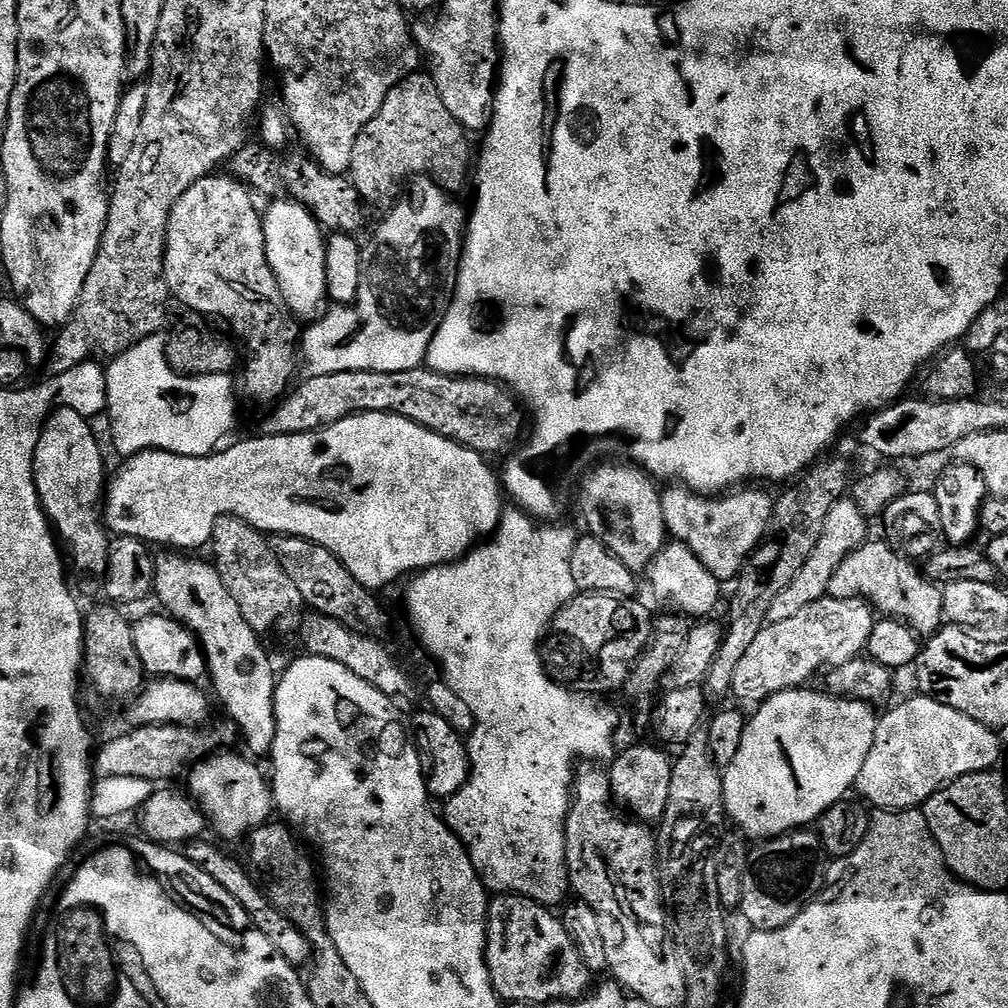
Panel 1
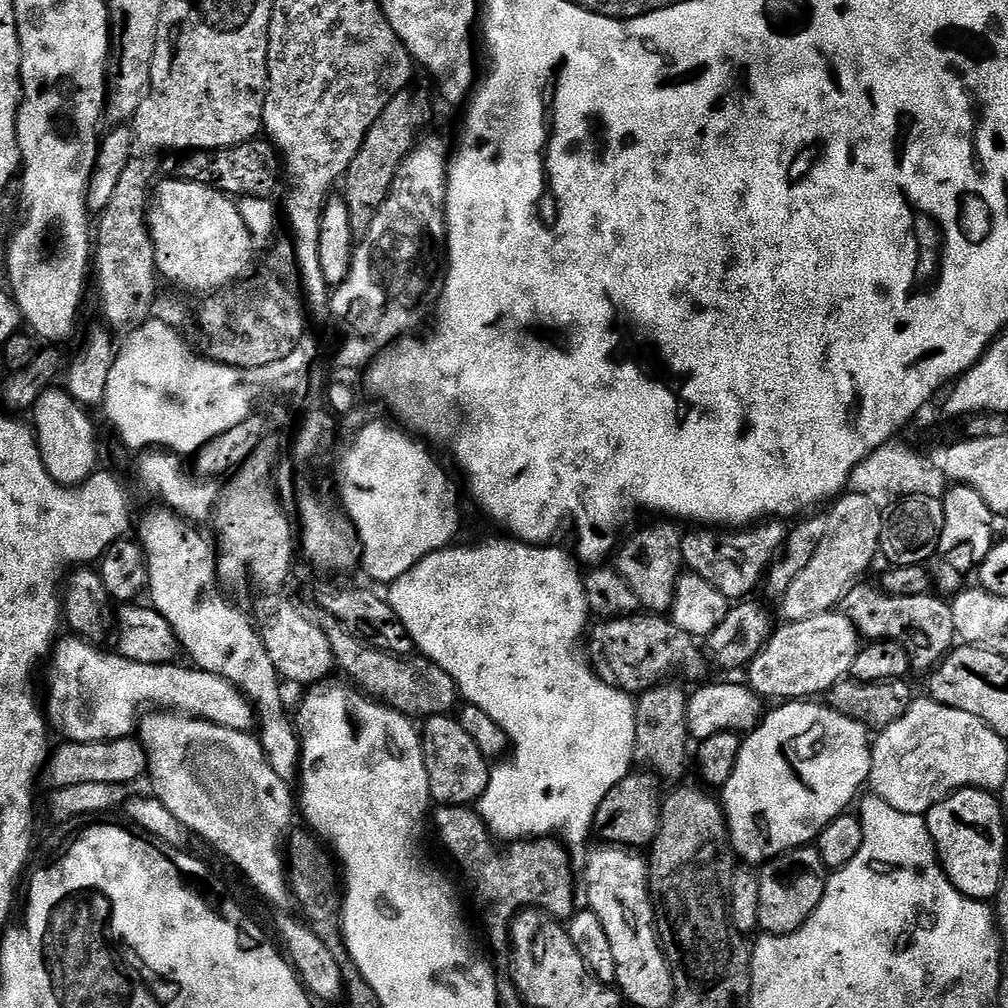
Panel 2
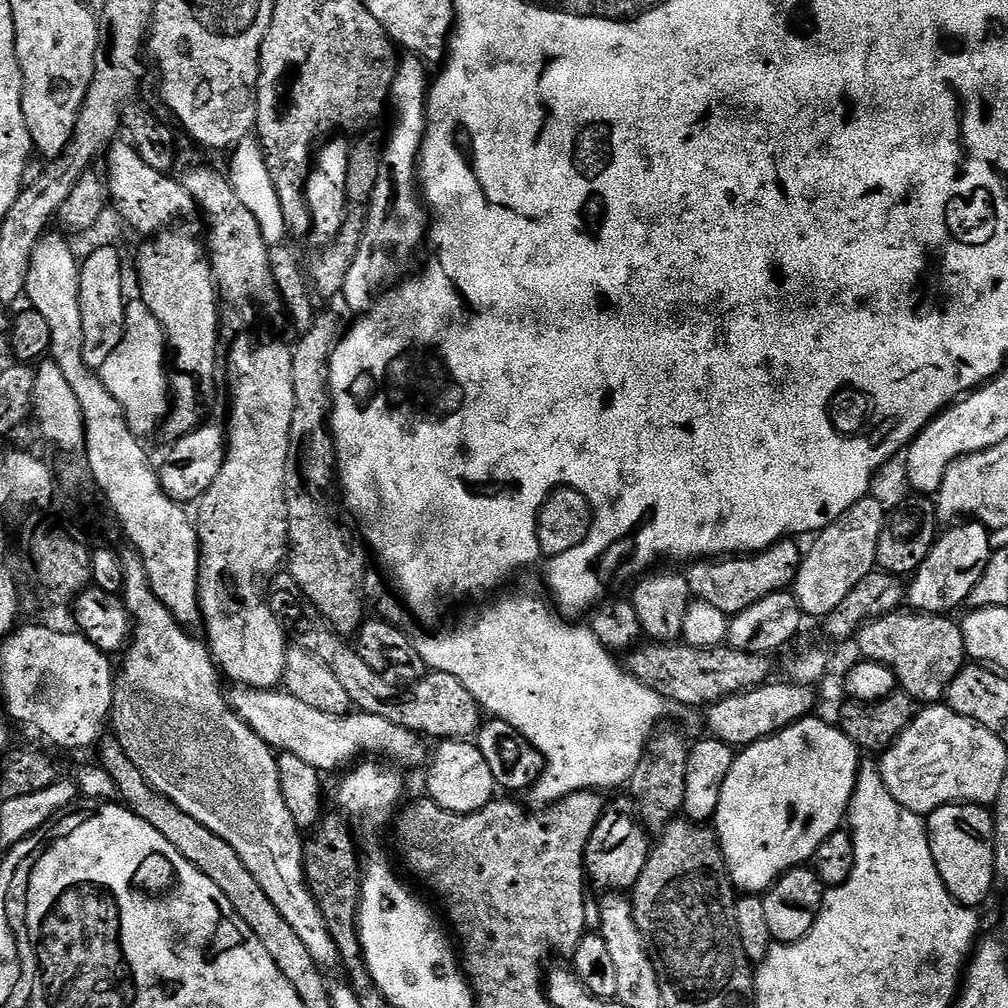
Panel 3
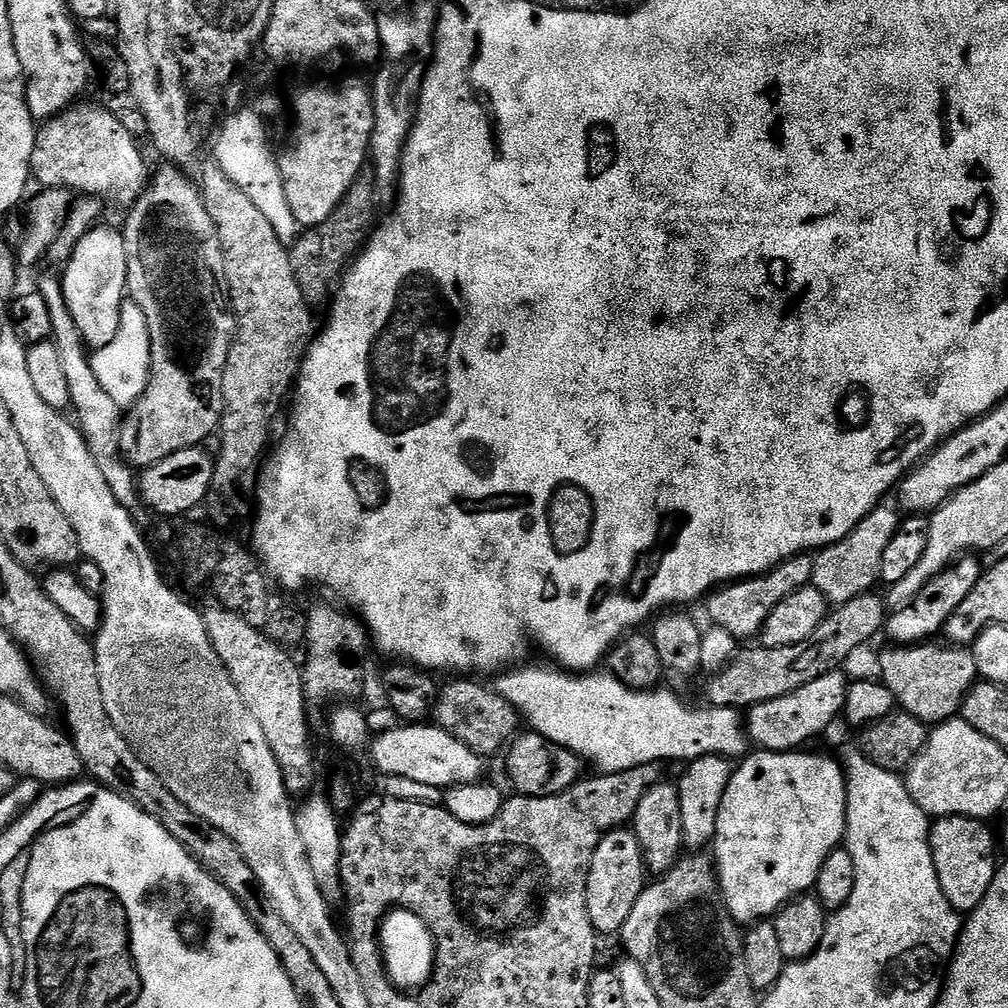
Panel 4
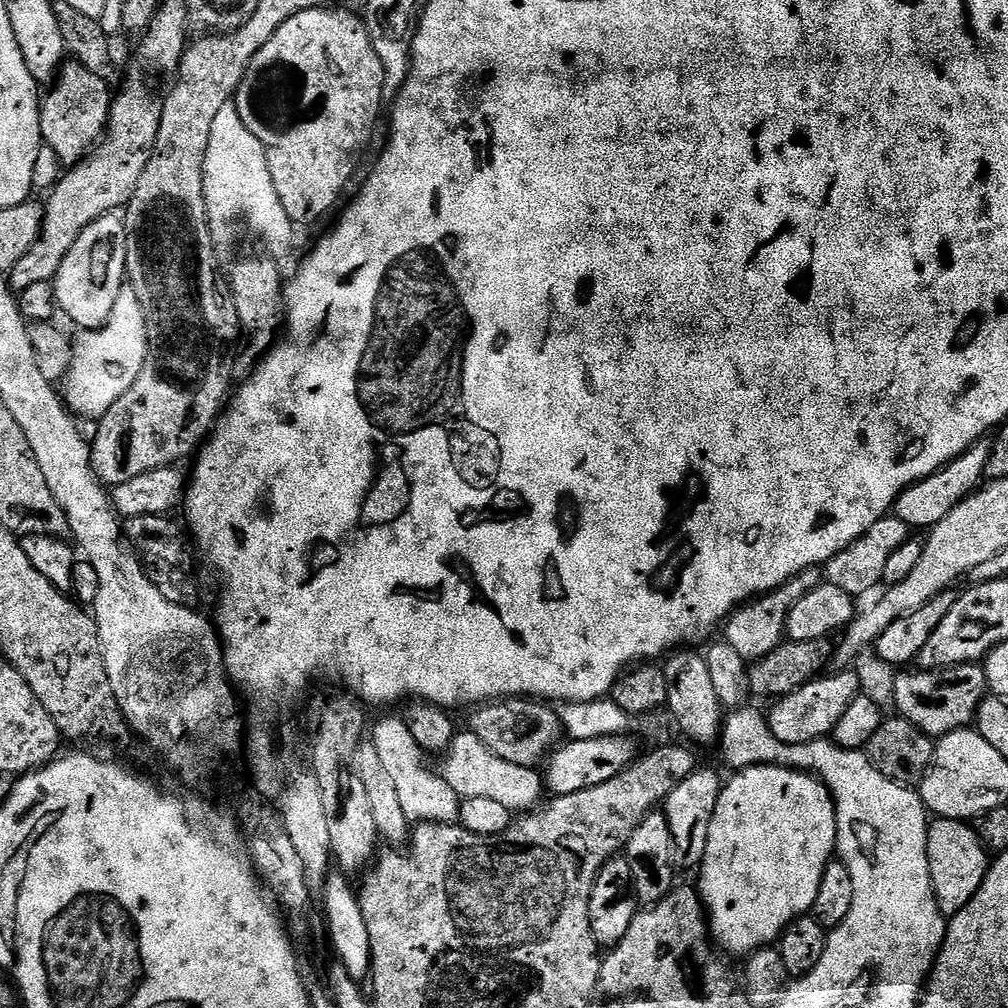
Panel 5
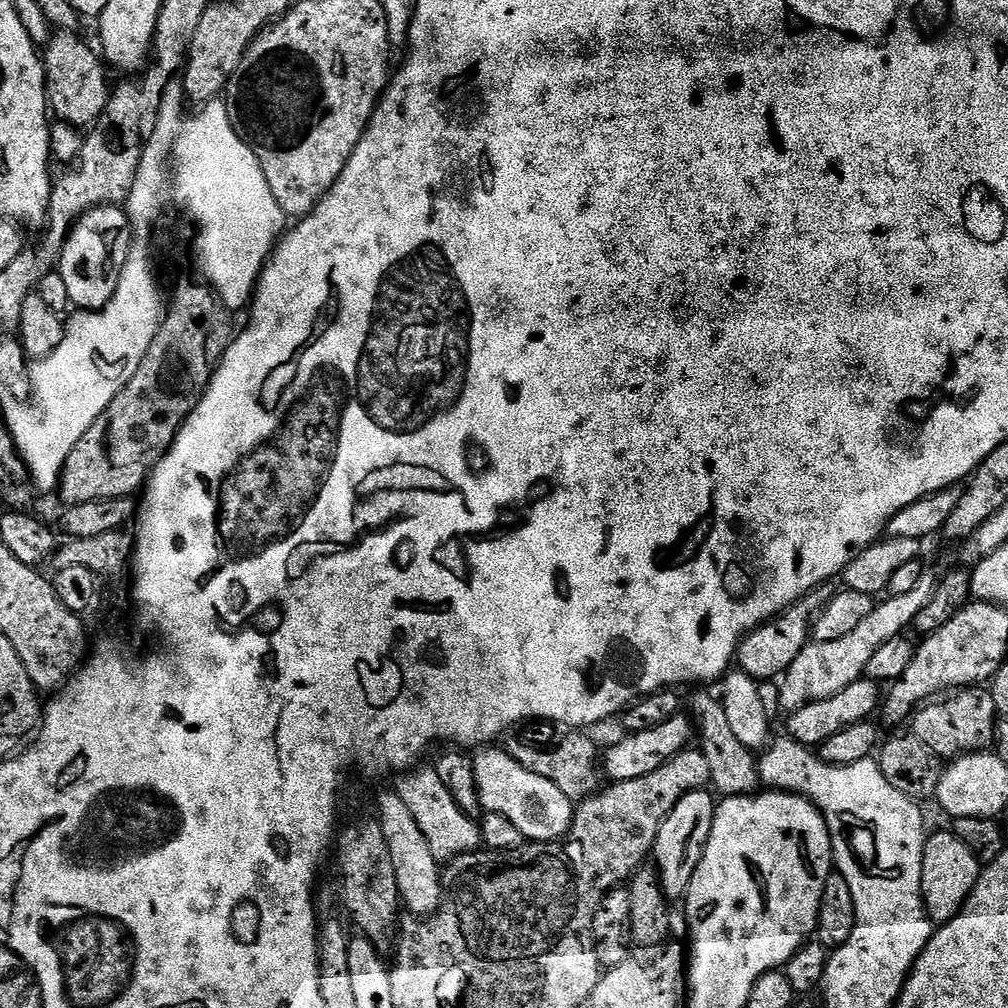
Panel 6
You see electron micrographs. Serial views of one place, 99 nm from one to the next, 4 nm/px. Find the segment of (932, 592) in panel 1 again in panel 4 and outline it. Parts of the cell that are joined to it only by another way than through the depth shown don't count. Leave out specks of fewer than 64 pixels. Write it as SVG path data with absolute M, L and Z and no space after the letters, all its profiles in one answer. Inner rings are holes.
M940 642L888 646L888 649L880 656L880 668L884 671L882 683L894 694L897 705L929 726L943 724L945 720L953 719L959 713L960 707L964 705L966 694L978 683L976 663L967 647L945 646L943 643L940 643L941 645L936 643Z

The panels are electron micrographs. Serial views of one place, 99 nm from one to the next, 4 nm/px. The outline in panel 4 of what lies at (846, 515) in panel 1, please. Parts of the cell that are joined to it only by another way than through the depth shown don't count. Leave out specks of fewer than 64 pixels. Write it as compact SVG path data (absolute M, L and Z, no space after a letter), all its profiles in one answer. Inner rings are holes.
M875 508L866 514L866 518L862 518L862 522L858 522L858 526L854 526L854 530L850 530L850 534L846 534L846 538L815 553L811 587L823 594L829 605L845 604L850 602L850 598L858 598L863 592L873 591L877 587L875 584L880 580L882 553L886 551L890 538L894 538L902 519L901 513L892 508Z

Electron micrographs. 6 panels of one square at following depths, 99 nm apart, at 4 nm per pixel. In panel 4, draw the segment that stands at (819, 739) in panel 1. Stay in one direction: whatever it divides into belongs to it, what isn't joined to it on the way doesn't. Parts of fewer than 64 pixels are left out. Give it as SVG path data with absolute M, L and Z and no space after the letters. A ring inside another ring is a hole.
M756 750L747 758L739 761L738 767L733 771L730 782L724 791L722 806L718 810L718 826L716 827L716 838L714 841L714 863L716 865L716 875L720 882L720 893L724 895L724 905L728 908L733 920L741 926L751 926L757 922L767 921L775 917L776 913L793 900L795 896L802 896L811 893L816 887L818 870L822 870L822 862L834 848L841 847L844 840L844 827L846 826L846 810L848 809L848 799L846 798L846 786L844 780L844 769L839 759L831 760L828 756L815 756L809 750L793 750L790 752L766 752Z

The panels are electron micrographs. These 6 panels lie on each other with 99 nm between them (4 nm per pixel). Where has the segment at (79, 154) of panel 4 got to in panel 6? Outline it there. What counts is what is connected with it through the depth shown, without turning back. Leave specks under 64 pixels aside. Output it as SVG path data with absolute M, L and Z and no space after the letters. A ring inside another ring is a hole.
M60 30L43 45L44 76L48 79L48 107L56 120L65 120L66 123L77 126L91 126L100 117L102 110L106 110L110 95L109 69L101 53L76 35L80 34L72 30Z

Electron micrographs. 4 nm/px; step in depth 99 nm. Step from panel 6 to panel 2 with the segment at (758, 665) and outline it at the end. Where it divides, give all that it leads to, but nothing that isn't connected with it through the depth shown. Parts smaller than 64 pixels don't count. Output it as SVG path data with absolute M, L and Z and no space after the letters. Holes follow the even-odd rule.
M772 518L743 530L717 530L712 526L700 526L696 532L683 533L680 553L684 559L683 567L689 573L706 578L714 590L721 592L730 602L740 602L752 591L761 587L762 581L776 557L781 555L789 529L785 521Z

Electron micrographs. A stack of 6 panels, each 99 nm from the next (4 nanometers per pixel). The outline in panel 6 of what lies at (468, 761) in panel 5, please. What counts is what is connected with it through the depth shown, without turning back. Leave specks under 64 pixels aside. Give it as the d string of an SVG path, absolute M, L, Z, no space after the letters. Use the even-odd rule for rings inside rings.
M500 746L481 747L472 762L481 809L504 815L528 842L556 842L567 837L572 827L573 801L550 778L526 770L503 747L496 747Z

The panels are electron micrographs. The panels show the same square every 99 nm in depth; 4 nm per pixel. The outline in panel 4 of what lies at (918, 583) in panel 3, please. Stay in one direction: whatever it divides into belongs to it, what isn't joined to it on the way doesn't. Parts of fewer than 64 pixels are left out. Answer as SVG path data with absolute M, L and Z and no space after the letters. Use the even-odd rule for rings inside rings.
M972 554L962 556L956 563L948 565L945 572L939 572L934 578L930 578L930 582L926 582L926 586L922 586L922 590L918 590L918 594L912 599L910 606L892 612L885 619L883 635L885 637L888 635L892 639L889 641L896 646L923 644L939 637L944 631L950 614L954 614L954 610L958 610L958 606L962 606L963 600L969 596L970 590L974 590L974 586L978 586L982 564L979 564L976 559L977 557Z

